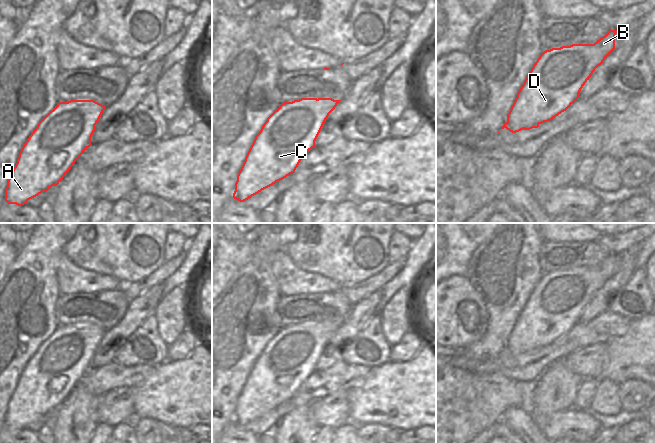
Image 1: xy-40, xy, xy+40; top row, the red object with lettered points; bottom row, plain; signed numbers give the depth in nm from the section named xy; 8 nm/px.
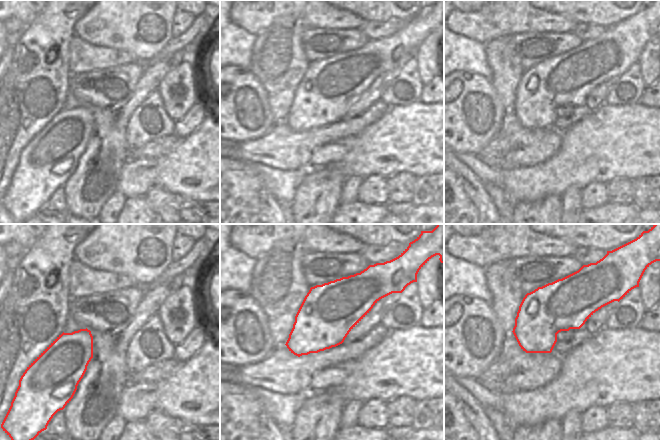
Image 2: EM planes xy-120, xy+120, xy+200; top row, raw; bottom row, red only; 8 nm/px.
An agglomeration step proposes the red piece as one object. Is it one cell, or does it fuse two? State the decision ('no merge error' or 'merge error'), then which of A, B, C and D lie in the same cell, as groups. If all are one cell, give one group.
no merge error; A B C D

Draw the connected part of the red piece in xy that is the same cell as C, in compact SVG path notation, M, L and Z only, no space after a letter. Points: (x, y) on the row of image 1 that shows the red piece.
M301 98L282 103L255 136L237 175L233 198L244 202L294 173L340 101Z

